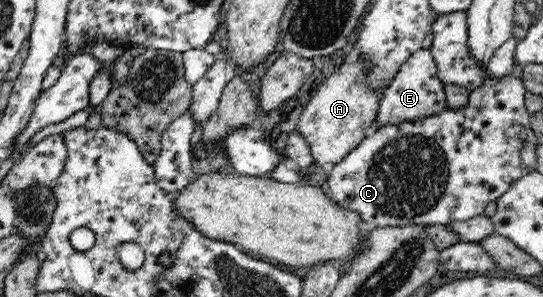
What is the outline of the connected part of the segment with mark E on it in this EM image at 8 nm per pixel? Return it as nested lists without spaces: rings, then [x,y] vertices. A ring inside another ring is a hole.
[[[430,49],[417,50],[400,66],[400,70],[396,73],[391,85],[383,92],[378,105],[378,115],[374,124],[369,127],[369,135],[383,126],[397,125],[404,121],[414,121],[431,115],[438,115],[449,108],[446,104],[446,94],[444,87],[442,87],[442,81],[438,76],[438,67]]]

